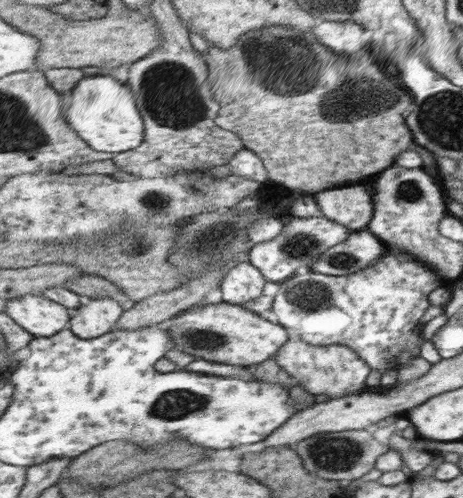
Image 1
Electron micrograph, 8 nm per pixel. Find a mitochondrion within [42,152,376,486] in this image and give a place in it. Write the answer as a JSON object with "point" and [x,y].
{"point":[335,454]}

